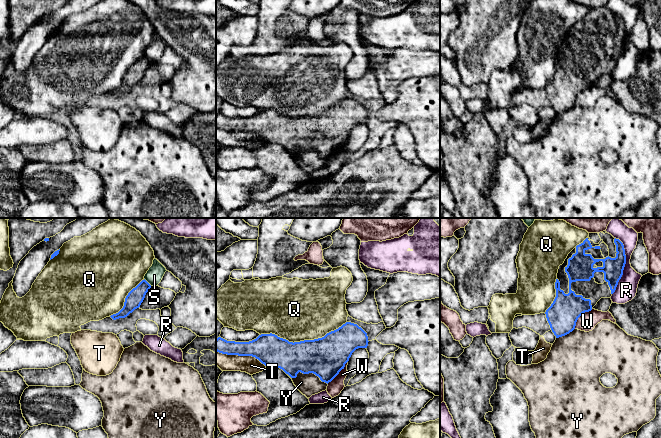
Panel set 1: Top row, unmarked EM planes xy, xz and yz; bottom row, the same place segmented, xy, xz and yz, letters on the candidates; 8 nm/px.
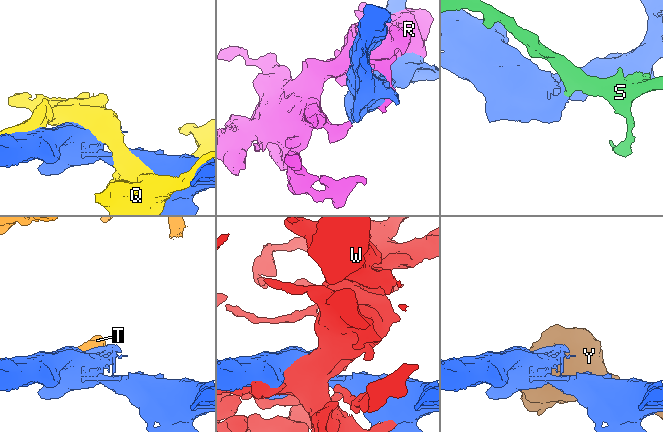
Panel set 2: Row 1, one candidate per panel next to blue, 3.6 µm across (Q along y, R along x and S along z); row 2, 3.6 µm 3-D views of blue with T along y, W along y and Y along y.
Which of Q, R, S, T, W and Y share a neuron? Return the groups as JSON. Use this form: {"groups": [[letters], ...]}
{"groups": [["Q"], ["R", "T"], ["S"], ["W"], ["Y"]]}

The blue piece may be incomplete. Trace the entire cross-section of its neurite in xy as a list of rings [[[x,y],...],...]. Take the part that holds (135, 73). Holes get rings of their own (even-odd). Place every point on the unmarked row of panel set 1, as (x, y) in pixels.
[[[144,55],[135,64],[133,64],[125,74],[123,84],[116,90],[110,93],[113,96],[125,94],[135,85],[139,84],[143,78],[146,69],[151,64],[151,61]]]

